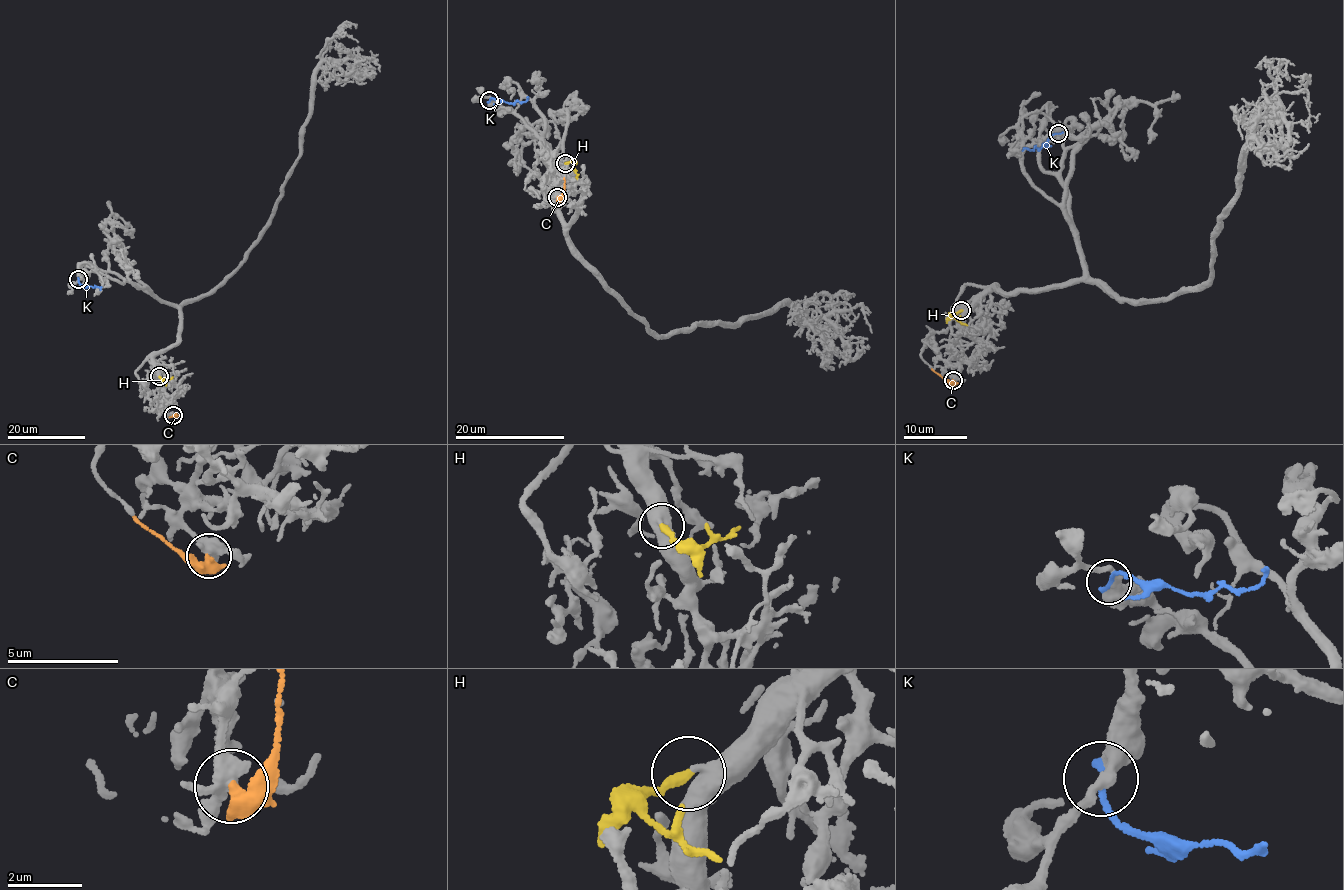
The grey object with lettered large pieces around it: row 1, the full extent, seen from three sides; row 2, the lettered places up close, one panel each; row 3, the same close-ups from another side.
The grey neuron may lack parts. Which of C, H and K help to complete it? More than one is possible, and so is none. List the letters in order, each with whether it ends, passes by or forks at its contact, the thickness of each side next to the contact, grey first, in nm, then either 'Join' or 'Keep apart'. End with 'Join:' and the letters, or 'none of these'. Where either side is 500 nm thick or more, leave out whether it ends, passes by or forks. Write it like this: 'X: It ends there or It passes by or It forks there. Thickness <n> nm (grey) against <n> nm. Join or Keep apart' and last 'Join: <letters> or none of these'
C: It passes by. Thickness 460 nm (grey) against 380 nm. Keep apart
H: It ends there. Thickness 360 nm (grey) against 280 nm. Join
K: It ends there. Thickness 400 nm (grey) against 190 nm. Keep apart
Join: H

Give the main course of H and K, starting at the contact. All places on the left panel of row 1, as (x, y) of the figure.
H: (159, 377), (166, 380), (173, 376)
K: (78, 279), (83, 285), (101, 287), (100, 290)

